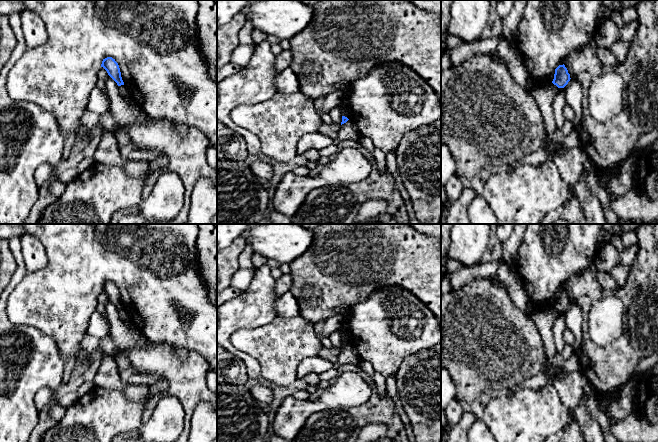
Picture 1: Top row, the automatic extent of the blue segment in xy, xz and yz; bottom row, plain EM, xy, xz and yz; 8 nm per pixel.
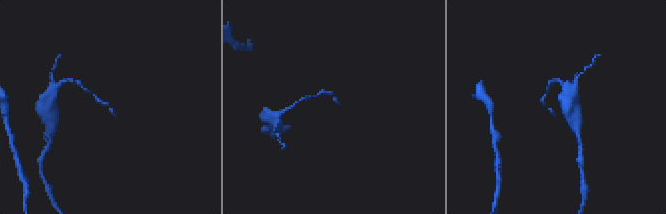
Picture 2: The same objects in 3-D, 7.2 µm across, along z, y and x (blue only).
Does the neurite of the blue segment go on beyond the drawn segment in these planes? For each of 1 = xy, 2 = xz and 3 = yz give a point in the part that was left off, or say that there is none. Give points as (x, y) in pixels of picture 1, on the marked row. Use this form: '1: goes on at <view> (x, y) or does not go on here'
1: does not go on here
2: does not go on here
3: does not go on here

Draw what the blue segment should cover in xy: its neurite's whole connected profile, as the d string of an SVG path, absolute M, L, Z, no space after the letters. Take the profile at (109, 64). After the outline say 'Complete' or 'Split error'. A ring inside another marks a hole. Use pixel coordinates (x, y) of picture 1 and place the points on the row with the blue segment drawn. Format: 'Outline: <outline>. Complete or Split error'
Outline: M112 57L103 59L101 67L103 67L108 75L117 83L118 86L124 85L118 63Z. Complete

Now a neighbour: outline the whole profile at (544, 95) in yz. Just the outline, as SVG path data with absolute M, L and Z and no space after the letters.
M550 82L537 87L532 86L529 89L531 96L536 101L539 111L542 114L543 125L548 136L554 134L558 129L552 107L557 90L558 87Z

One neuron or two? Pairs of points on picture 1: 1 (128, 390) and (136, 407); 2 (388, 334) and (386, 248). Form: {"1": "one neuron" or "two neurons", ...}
{"1": "two neurons", "2": "two neurons"}

